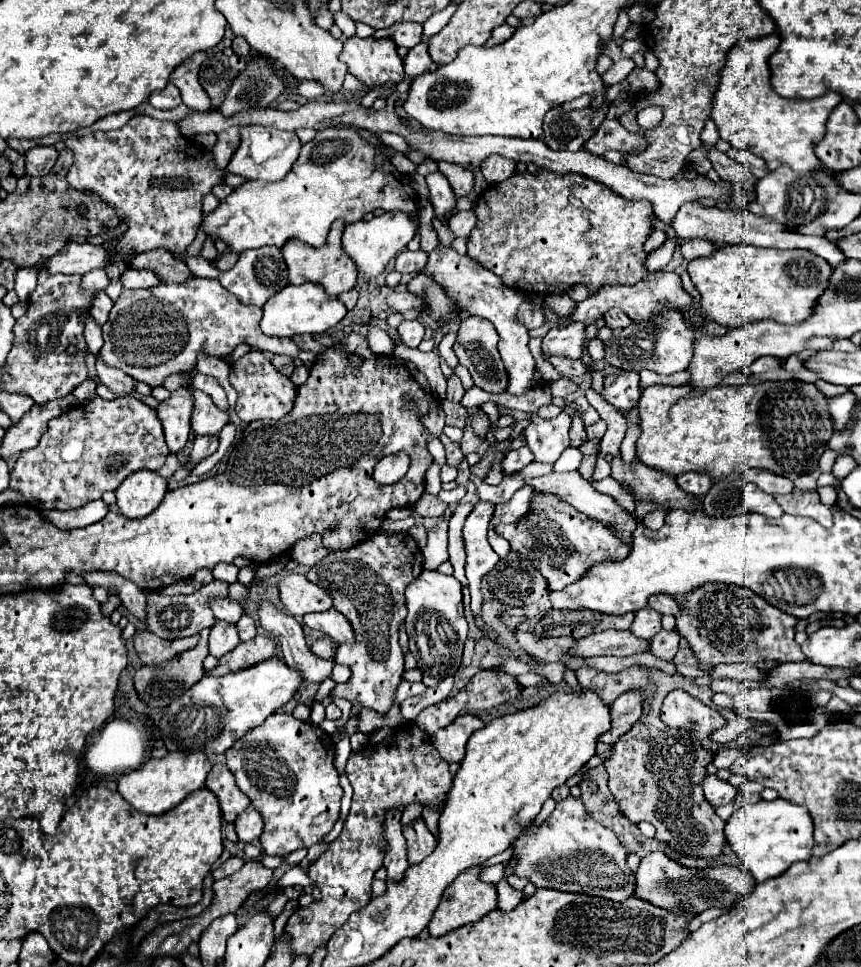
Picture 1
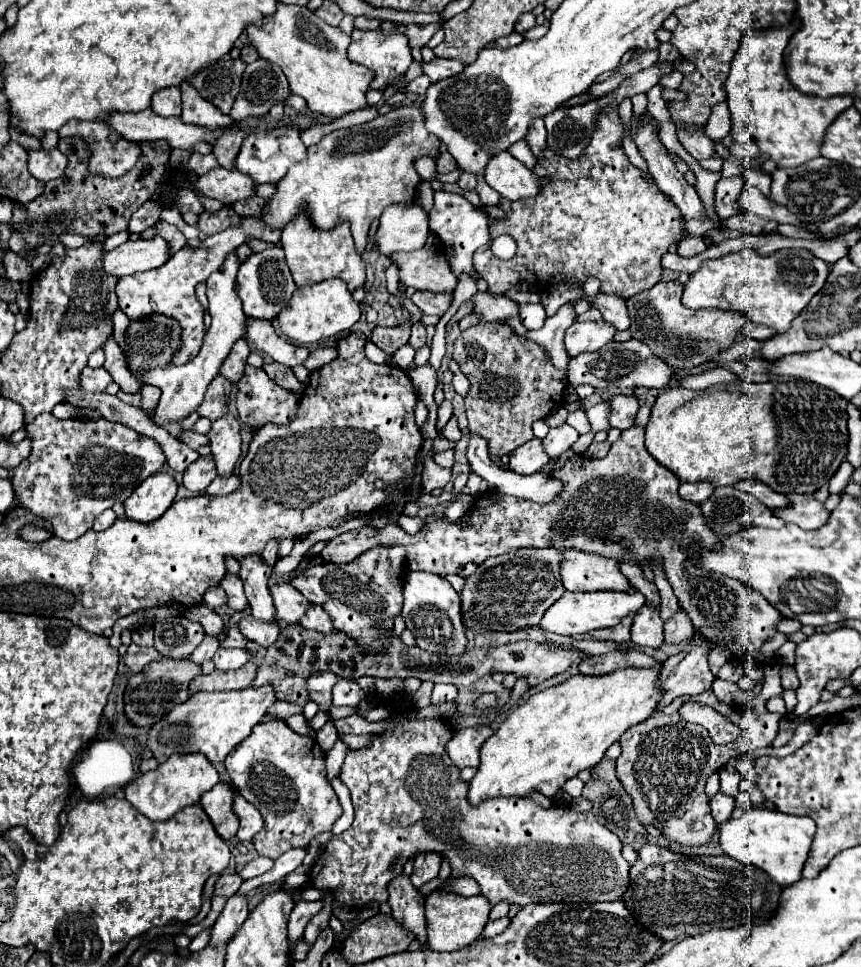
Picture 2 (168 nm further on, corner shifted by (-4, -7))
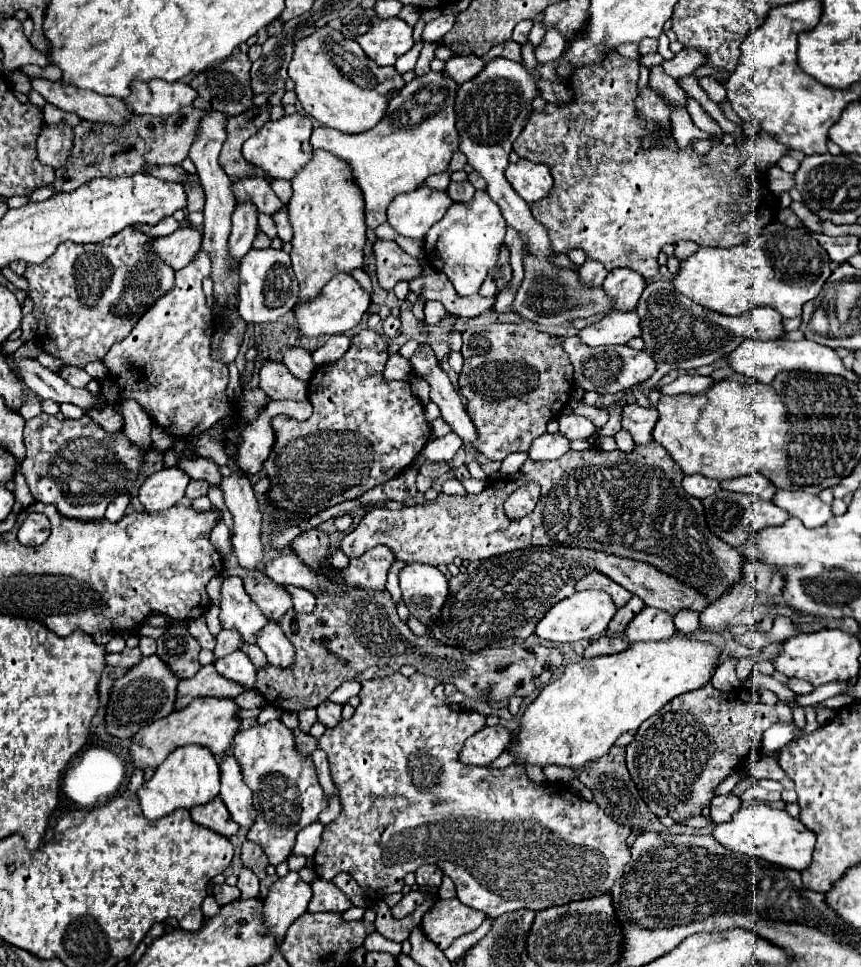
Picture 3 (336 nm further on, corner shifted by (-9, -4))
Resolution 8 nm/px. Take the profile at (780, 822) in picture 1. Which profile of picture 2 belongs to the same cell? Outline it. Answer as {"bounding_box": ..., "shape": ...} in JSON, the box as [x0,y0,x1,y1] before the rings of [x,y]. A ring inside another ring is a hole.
{"bounding_box":[719,809,815,887],"shape":[[[749,809],[739,819],[729,819],[719,825],[719,841],[723,851],[745,865],[765,871],[781,887],[801,879],[803,863],[809,855],[813,837],[815,821],[807,815],[787,815],[769,809]]]}

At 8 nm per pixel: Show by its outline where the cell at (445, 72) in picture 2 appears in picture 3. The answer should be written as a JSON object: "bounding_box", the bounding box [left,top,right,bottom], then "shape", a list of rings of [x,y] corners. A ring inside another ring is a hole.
{"bounding_box":[446,56,484,84],"shape":[[[454,56],[446,62],[446,74],[450,74],[458,84],[476,78],[484,70],[484,60],[478,56]]]}

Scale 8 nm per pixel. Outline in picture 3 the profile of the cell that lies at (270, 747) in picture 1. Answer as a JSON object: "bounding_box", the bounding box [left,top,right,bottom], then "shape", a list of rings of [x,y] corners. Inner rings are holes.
{"bounding_box":[232,720,328,866],"shape":[[[280,720],[238,732],[232,752],[242,768],[244,782],[254,794],[254,808],[258,812],[248,830],[248,840],[258,842],[270,864],[278,866],[292,854],[296,834],[304,826],[316,822],[318,814],[328,806],[328,800],[318,784],[312,758],[298,758],[292,732]]]}

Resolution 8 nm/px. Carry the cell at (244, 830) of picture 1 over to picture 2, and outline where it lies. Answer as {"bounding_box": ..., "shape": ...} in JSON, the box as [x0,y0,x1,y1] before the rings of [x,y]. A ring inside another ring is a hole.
{"bounding_box":[235,795,265,841],"shape":[[[241,795],[235,797],[235,813],[239,815],[239,821],[241,821],[239,831],[237,831],[239,841],[251,841],[265,825],[261,813],[249,801],[245,801]]]}

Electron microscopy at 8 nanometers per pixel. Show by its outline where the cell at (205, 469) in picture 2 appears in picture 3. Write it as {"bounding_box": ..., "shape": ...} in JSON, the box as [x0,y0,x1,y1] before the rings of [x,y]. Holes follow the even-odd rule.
{"bounding_box":[186,480,210,498],"shape":[[[192,480],[190,484],[188,484],[188,488],[186,488],[186,496],[188,498],[198,498],[198,496],[206,496],[208,494],[208,488],[210,486],[206,486],[206,482],[198,482],[198,480]]]}

